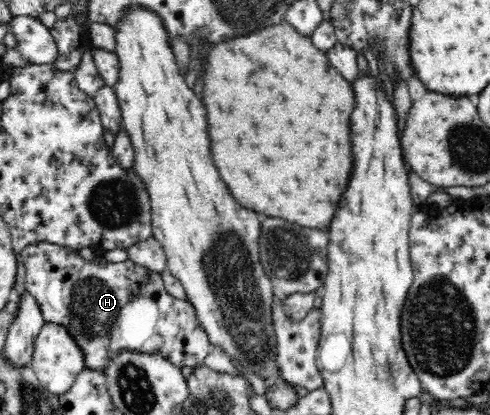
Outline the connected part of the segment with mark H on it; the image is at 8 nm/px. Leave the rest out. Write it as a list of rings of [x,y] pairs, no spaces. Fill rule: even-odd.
[[[40,242],[30,244],[20,252],[25,266],[25,290],[40,307],[46,323],[62,325],[83,351],[85,368],[105,372],[120,352],[159,354],[179,369],[202,364],[210,352],[211,344],[206,333],[195,320],[193,306],[168,294],[160,273],[126,259],[109,262],[99,255],[98,260],[84,260],[78,251],[64,246]]]

